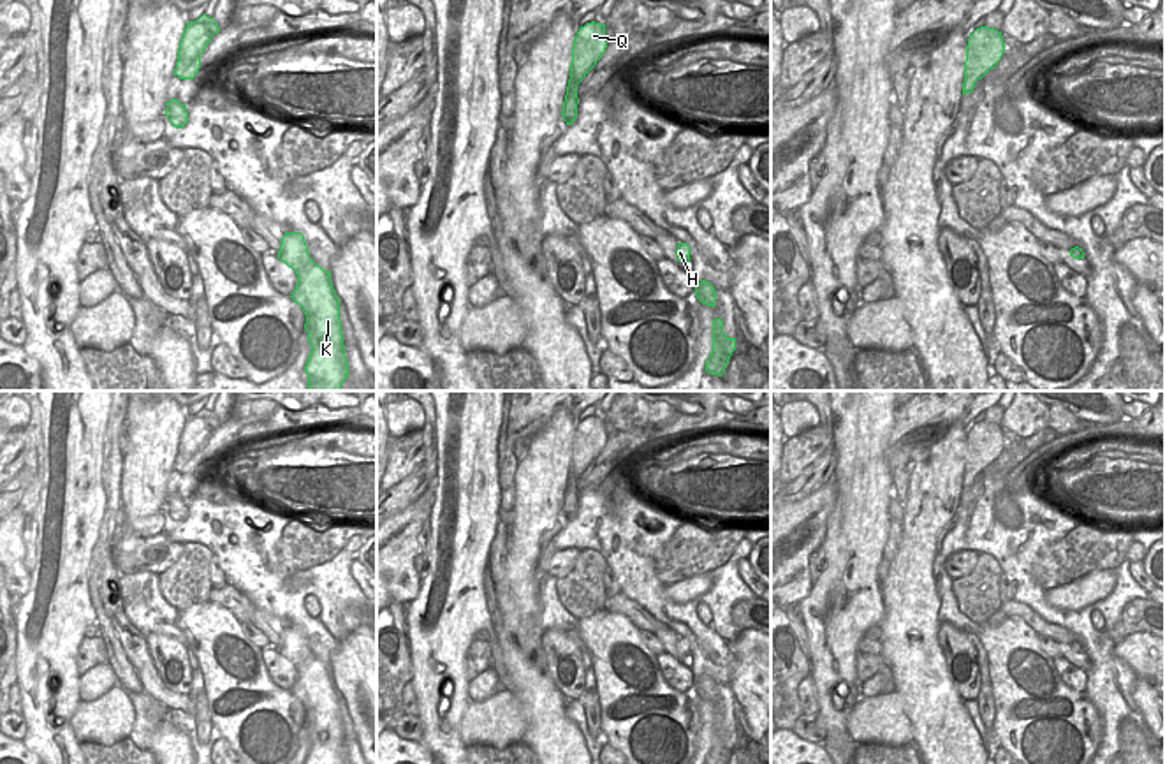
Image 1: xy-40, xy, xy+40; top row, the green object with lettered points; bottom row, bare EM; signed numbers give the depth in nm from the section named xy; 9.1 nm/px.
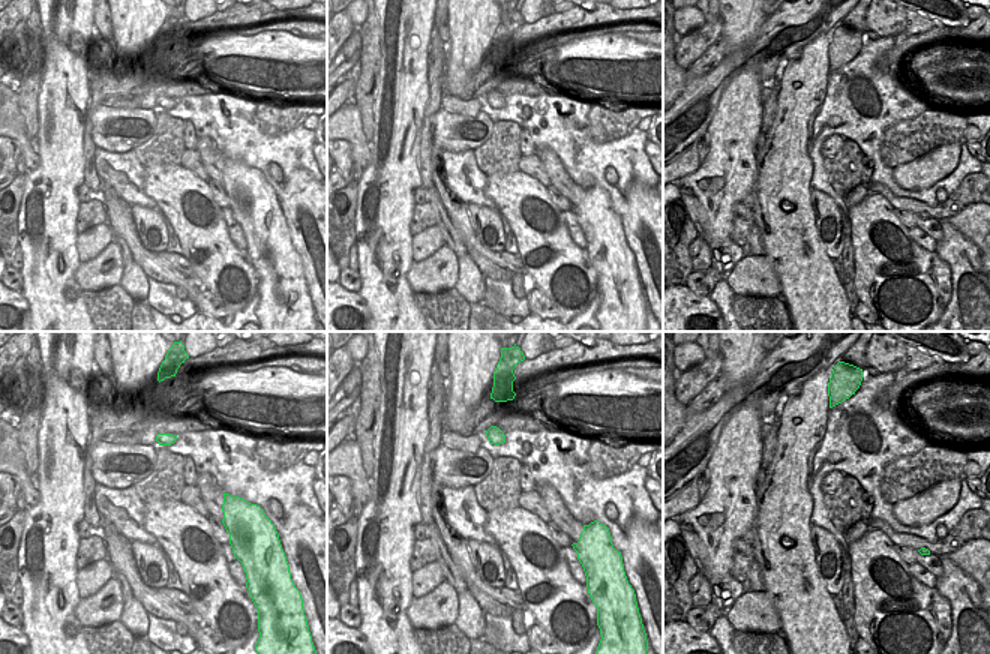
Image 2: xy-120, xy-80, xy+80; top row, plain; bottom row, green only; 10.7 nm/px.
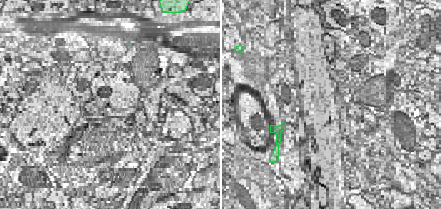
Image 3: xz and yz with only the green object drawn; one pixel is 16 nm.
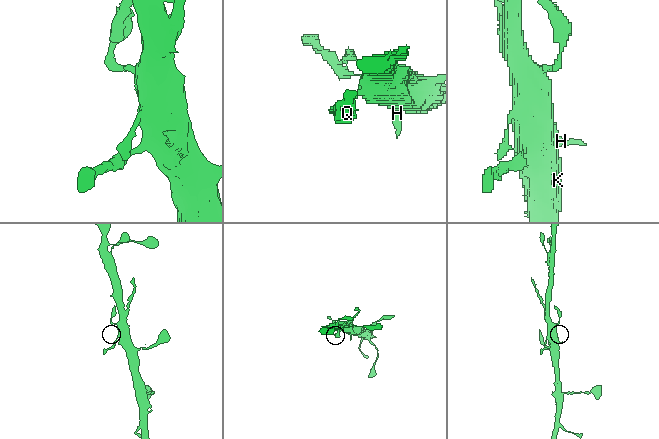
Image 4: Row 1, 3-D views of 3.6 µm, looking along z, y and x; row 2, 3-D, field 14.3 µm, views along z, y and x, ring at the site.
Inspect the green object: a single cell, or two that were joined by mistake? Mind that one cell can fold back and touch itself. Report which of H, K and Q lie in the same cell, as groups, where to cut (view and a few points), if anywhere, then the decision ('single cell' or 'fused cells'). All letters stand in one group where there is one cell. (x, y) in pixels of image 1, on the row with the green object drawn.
H K Q | no cut | single cell

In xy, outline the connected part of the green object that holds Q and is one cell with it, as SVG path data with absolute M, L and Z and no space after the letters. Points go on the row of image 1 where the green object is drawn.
M586 23L579 28L572 46L570 79L563 102L561 116L567 125L572 125L577 118L577 84L597 65L607 48L605 25Z

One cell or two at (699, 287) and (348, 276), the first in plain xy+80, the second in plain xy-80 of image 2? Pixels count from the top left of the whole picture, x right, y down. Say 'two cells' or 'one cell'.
one cell

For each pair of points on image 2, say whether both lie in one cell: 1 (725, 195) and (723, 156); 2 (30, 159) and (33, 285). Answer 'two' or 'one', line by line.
1: one
2: two

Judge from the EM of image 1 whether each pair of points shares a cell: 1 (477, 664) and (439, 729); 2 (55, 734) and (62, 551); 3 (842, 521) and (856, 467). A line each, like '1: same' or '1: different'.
1: different
2: same
3: same

